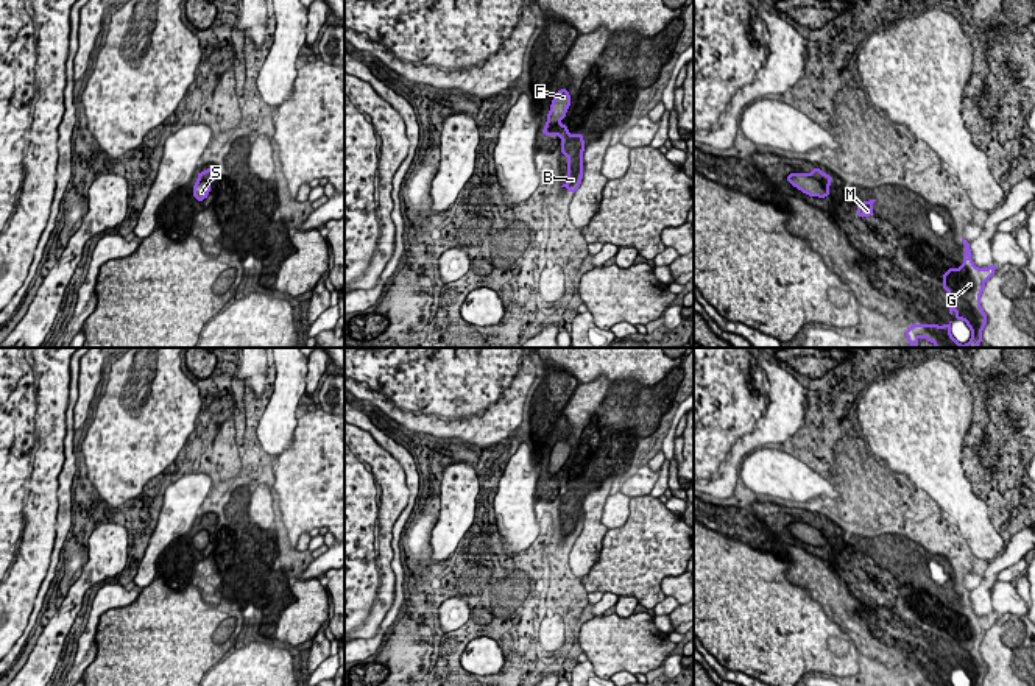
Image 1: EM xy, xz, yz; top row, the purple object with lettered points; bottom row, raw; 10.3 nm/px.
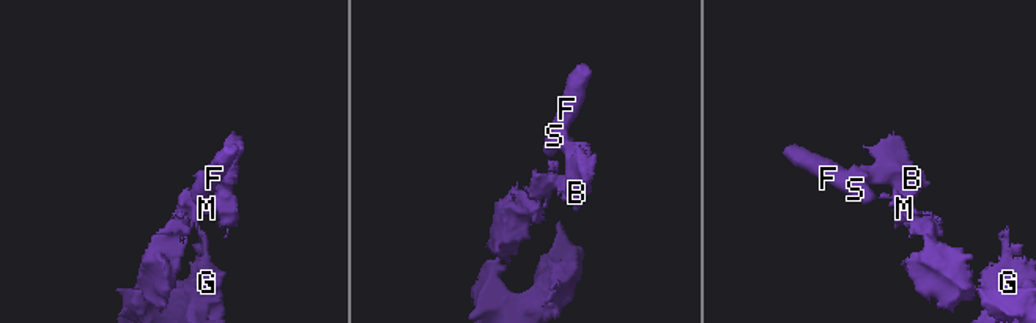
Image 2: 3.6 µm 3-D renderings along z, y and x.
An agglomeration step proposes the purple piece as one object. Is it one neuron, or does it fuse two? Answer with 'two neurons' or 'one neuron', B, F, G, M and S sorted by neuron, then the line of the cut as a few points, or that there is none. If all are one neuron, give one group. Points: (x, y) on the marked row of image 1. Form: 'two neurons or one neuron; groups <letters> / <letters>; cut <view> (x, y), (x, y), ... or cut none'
one neuron; groups B F G M S; cut none

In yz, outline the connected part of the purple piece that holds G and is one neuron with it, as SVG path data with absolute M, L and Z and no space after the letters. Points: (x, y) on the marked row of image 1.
M963 240L963 263L959 268L948 268L943 273L943 287L949 295L949 313L956 320L963 320L971 331L968 343L960 345L951 334L951 323L938 324L912 324L906 331L907 341L912 348L918 348L918 338L923 337L934 343L935 348L977 348L982 343L982 331L988 321L980 307L980 295L985 282L993 278L996 263L988 268L977 268L971 259L970 243Z

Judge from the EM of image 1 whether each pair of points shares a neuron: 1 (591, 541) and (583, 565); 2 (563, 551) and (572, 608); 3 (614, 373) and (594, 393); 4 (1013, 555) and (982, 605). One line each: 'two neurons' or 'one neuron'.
1: one neuron
2: one neuron
3: two neurons
4: one neuron

